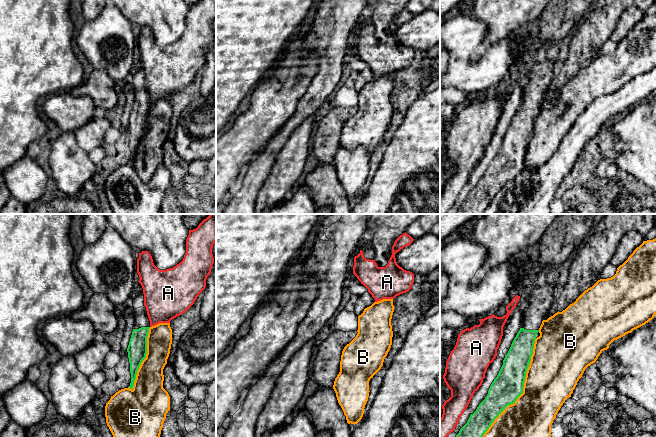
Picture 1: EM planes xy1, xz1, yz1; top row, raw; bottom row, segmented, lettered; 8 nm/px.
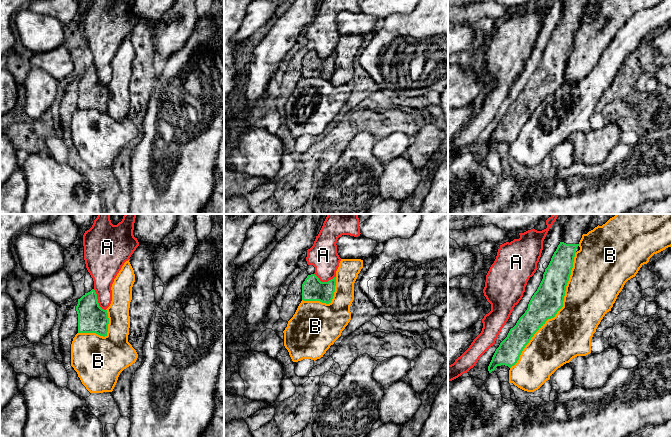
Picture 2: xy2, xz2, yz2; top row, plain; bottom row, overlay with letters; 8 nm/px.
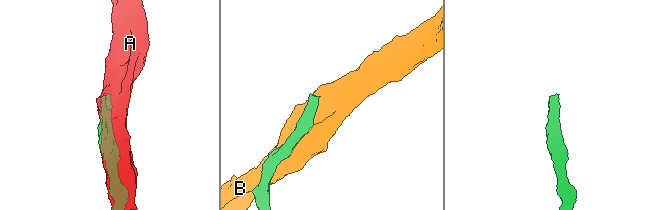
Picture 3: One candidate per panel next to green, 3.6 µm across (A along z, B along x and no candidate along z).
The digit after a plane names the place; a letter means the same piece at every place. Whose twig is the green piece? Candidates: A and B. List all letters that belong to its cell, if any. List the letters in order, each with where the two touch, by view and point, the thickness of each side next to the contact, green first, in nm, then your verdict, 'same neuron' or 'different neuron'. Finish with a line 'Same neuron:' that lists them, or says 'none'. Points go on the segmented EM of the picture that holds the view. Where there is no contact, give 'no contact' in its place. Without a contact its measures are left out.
A: xy2 (97, 300) | 220/220 nm | different neuron
B: yz2 (557, 311) | 240/360 nm | different neuron
Same neuron: none

